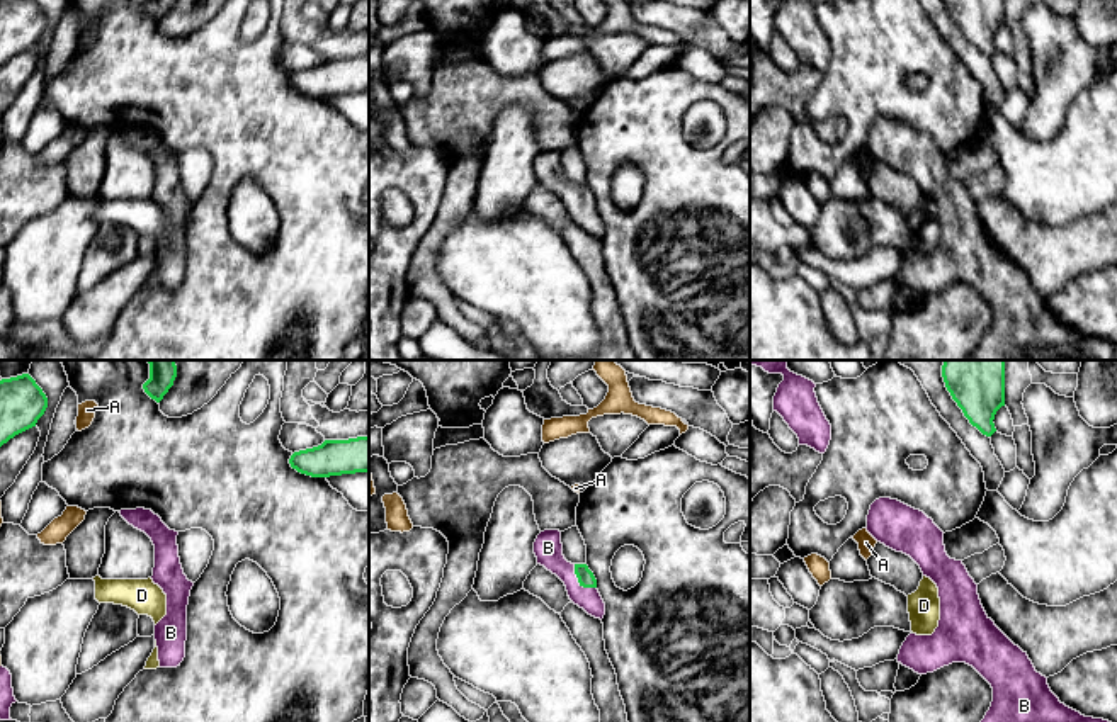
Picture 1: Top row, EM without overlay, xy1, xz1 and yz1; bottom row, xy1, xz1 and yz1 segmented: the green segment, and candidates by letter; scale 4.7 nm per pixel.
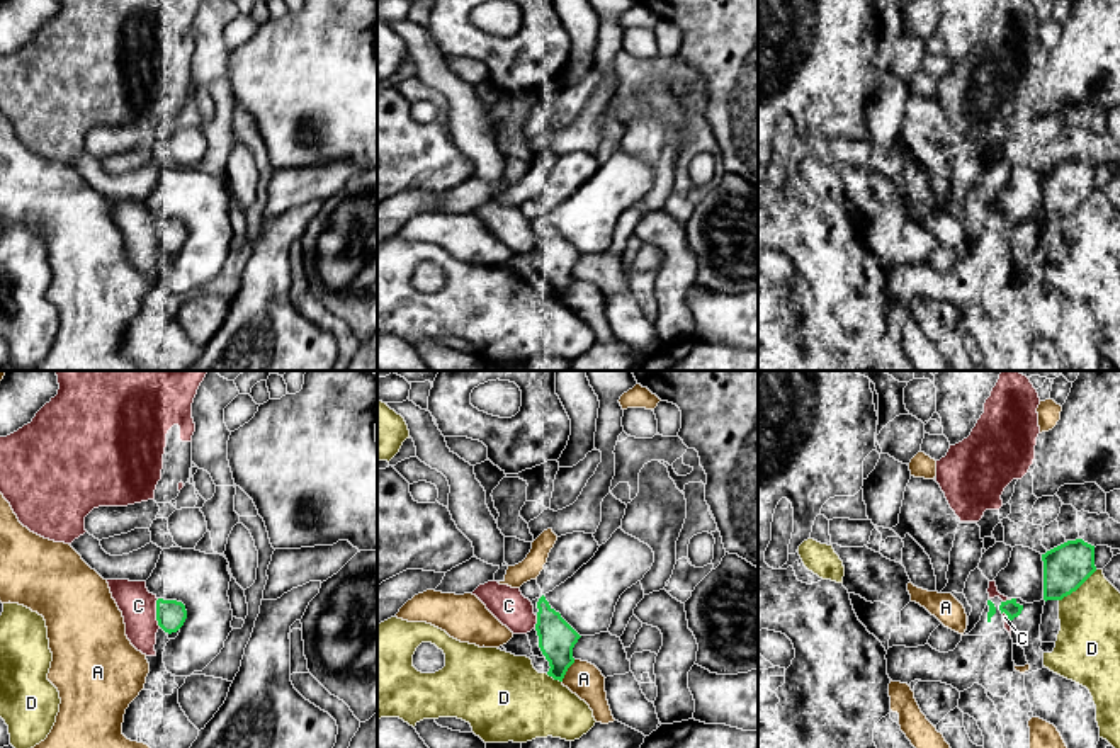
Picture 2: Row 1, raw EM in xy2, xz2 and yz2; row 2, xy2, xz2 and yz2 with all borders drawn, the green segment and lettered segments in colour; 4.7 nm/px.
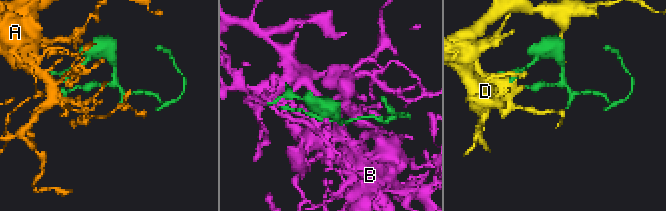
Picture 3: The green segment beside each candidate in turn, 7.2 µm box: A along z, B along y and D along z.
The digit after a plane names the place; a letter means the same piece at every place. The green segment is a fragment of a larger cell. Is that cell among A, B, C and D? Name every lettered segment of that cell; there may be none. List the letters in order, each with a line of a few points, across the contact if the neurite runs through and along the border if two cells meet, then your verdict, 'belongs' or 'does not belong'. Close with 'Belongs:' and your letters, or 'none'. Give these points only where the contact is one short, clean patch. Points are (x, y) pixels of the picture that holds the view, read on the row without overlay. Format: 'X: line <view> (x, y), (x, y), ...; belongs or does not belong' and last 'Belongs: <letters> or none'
A: does not belong
B: belongs
C: does not belong
D: does not belong
Belongs: B

